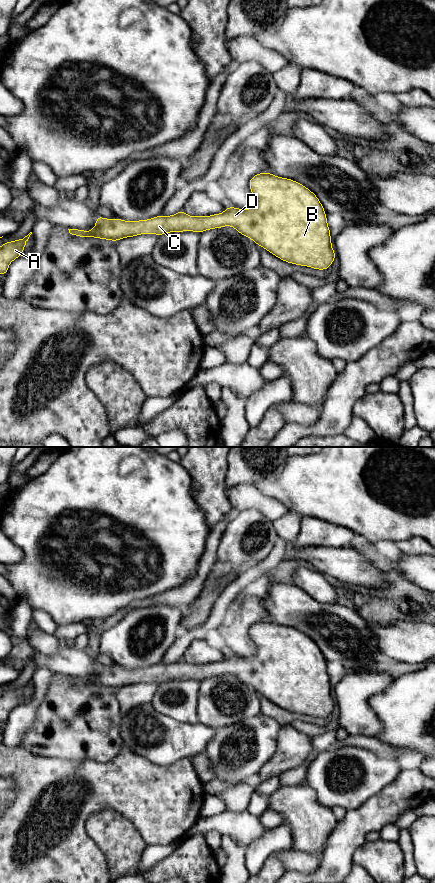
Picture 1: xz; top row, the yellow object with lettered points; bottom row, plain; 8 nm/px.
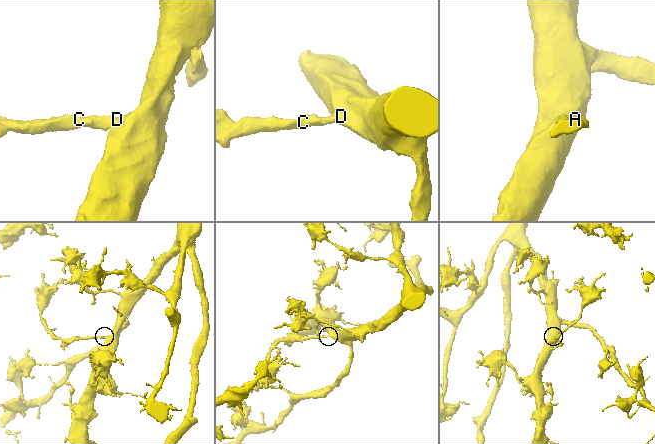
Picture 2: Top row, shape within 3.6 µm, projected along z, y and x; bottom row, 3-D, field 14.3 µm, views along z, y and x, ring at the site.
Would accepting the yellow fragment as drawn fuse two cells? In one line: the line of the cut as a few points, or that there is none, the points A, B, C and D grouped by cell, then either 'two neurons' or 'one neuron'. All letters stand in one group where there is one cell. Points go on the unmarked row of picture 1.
no cut; A B C D; one neuron

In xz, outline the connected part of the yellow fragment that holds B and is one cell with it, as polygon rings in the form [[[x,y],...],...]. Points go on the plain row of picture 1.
[[[258,621],[249,629],[249,636],[255,646],[255,653],[250,657],[226,655],[220,662],[210,664],[189,664],[183,658],[171,664],[159,663],[148,668],[125,669],[106,667],[98,663],[94,676],[90,679],[68,677],[77,685],[93,685],[118,689],[141,682],[169,680],[203,680],[224,674],[235,676],[240,682],[252,687],[279,707],[290,712],[326,718],[333,711],[336,702],[332,697],[330,677],[326,660],[317,644],[307,635],[289,626],[282,626],[272,621]]]

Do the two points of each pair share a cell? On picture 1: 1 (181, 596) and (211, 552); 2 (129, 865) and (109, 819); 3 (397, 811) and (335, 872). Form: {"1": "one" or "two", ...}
{"1": "one", "2": "one", "3": "one"}

